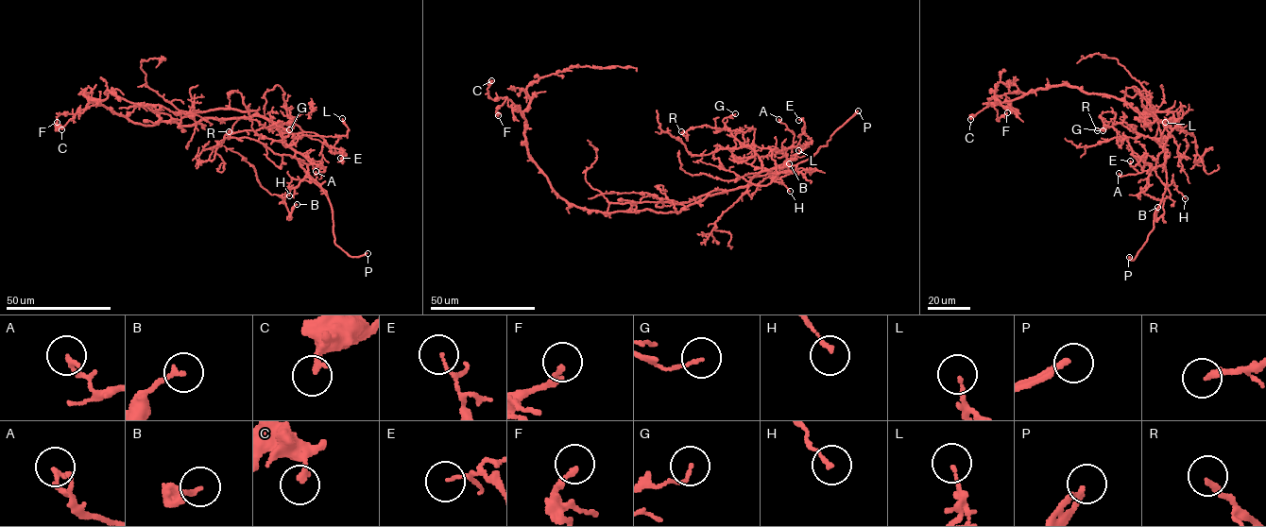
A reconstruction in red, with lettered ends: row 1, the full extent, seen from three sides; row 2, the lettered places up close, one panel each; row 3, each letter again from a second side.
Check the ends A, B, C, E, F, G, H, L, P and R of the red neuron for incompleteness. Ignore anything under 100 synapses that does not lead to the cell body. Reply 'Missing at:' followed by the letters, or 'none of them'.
Missing at: P

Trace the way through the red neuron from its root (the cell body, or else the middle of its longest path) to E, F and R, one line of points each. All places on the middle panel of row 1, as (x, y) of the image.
E: (646, 209), (680, 212), (769, 173), (811, 142), (798, 120)
F: (646, 209), (604, 212), (570, 204), (554, 190), (529, 156), (526, 122), (507, 97), (497, 107), (498, 115)
R: (646, 209), (680, 212), (743, 188), (761, 169), (759, 156), (728, 130), (691, 127), (687, 140), (681, 131)

